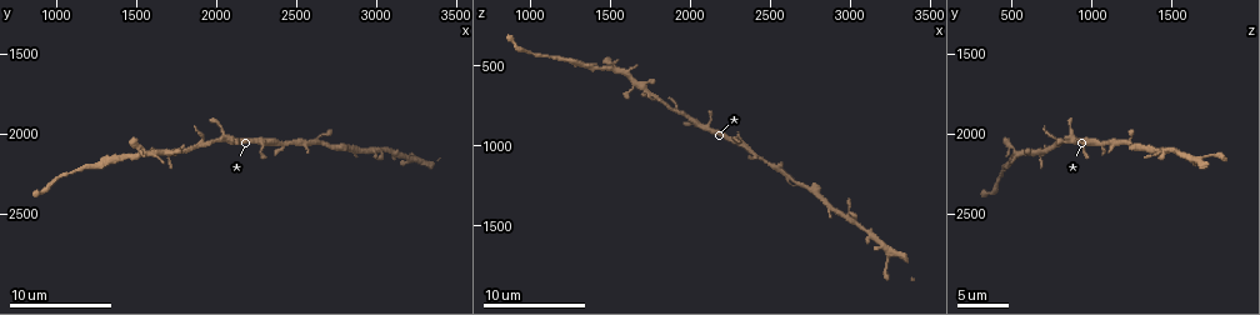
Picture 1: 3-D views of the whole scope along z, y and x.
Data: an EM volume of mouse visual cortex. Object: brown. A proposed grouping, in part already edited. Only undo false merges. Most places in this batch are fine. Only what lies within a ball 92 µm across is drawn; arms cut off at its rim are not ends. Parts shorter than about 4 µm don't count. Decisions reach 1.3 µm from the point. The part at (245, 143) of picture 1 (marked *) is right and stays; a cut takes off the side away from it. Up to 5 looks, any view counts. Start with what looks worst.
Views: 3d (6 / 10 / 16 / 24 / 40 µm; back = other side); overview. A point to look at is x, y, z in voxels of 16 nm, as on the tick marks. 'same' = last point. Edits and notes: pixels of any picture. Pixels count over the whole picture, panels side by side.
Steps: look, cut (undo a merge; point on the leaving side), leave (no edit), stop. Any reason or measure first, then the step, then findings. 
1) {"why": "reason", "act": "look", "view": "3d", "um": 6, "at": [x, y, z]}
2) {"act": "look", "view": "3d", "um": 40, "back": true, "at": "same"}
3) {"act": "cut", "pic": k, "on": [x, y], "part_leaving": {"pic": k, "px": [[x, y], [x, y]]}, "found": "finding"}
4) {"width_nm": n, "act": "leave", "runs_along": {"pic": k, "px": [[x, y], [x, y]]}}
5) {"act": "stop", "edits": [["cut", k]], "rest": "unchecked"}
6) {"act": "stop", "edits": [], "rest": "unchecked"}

{"why": "calibre changes", "act": "look", "view": "3d", "um": 10, "at": [2580, 2060, 1160]}

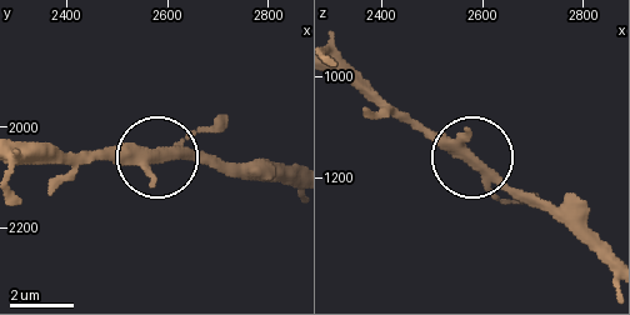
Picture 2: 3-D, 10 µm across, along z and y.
{"width_nm": 310, "act": "leave", "runs_along": {"pic": 2, "px": [[26, 158], [218, 158]]}, "found": "all the same neuron"}

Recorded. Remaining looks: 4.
{"why": "three arms meet", "act": "look", "view": "3d", "um": 6, "at": [1760, 2100, 680]}

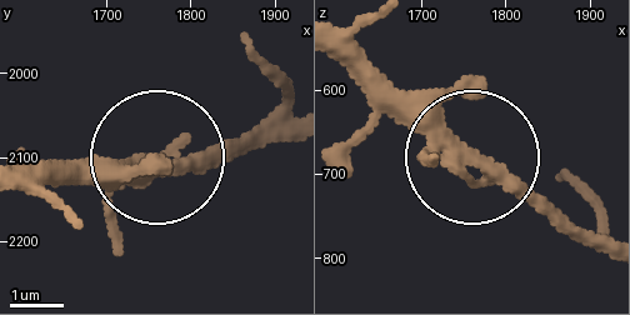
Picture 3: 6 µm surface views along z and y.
{"arms": 3, "act": "leave", "runs_along": {"pic": 3, "px": [[608, 256], [446, 140], [358, 50]]}, "found": "one neuron here"}

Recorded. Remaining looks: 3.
{"act": "look", "view": "3d", "um": 10, "at": [2060, 2040, 880]}

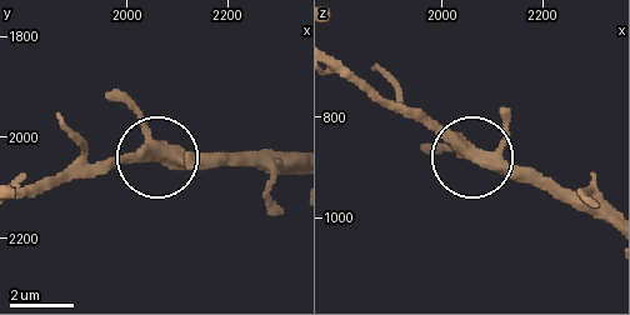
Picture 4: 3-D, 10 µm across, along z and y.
{"act": "leave", "found": "all the same neuron"}

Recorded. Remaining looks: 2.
{"act": "stop", "edits": [], "rest": "unchecked"}

